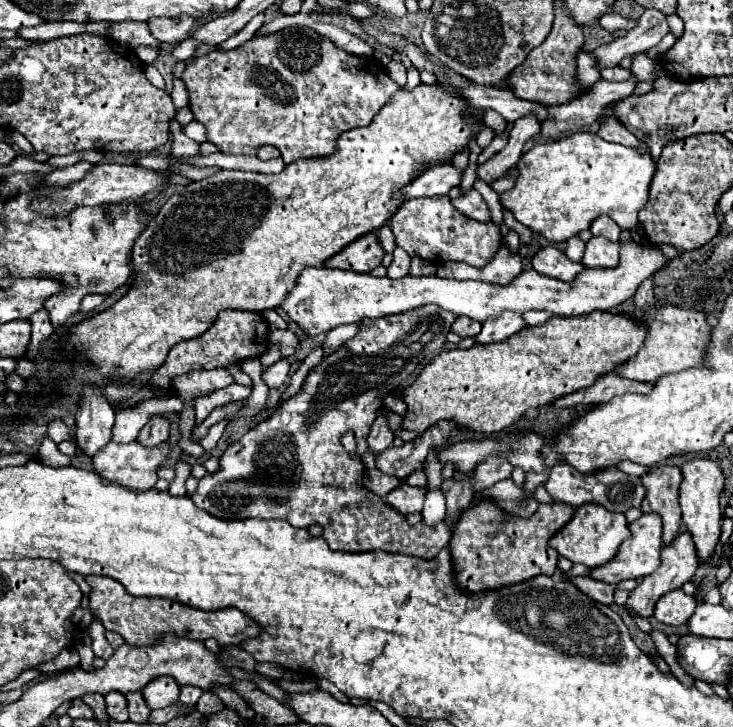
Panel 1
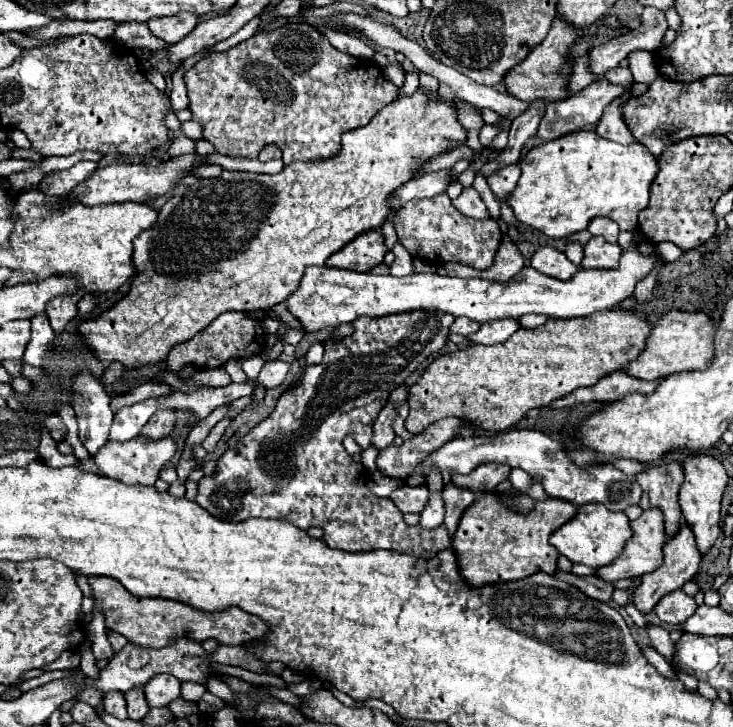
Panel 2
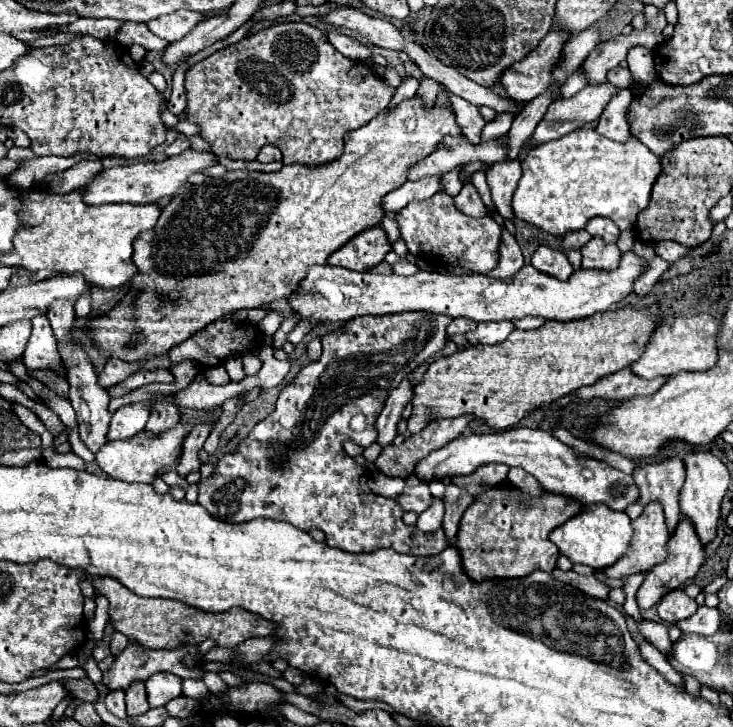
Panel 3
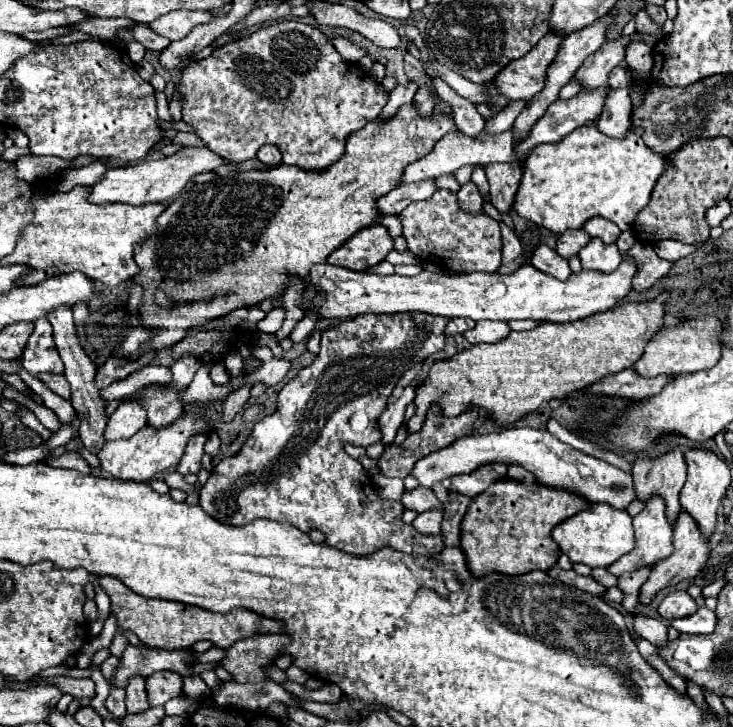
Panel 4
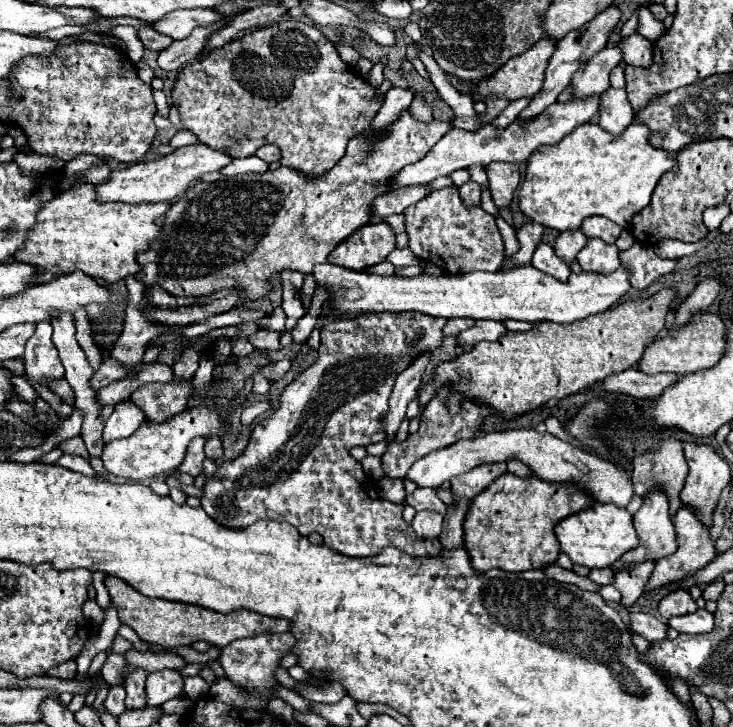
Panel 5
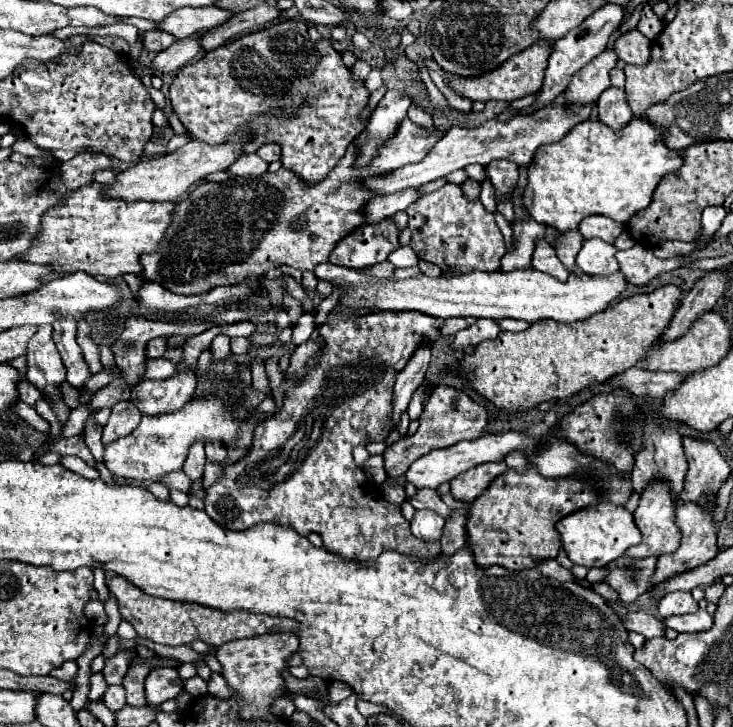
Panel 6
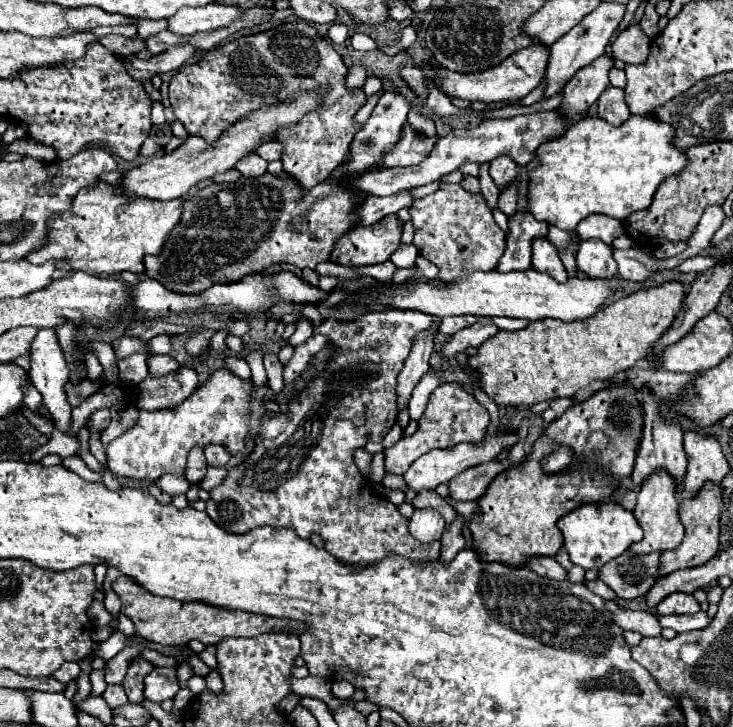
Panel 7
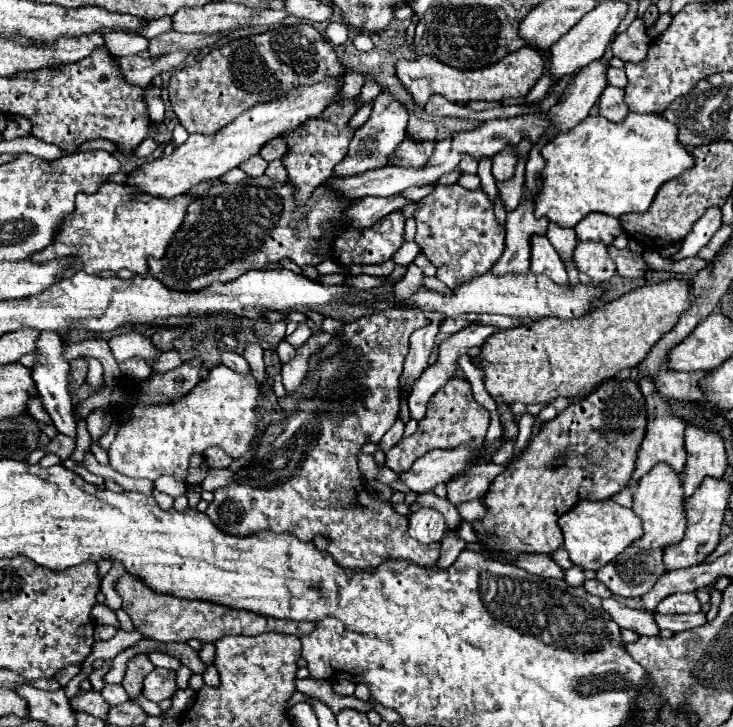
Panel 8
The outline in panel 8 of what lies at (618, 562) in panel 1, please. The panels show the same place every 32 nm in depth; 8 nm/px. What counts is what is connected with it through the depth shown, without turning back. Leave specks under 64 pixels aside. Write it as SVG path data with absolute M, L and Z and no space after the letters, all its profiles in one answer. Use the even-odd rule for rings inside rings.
M658 464L650 474L646 474L642 480L638 480L638 484L632 486L632 492L634 492L632 510L642 520L644 528L644 536L638 542L634 542L634 546L642 550L654 550L678 544L678 540L682 540L686 530L682 478L676 472L672 472L668 464Z

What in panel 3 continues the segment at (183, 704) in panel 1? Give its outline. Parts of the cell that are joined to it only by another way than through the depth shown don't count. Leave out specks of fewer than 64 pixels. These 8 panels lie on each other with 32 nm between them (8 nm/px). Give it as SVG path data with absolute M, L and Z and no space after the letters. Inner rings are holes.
M184 680L184 684L182 684L182 696L200 700L206 694L208 694L208 688L206 688L206 684L202 680Z

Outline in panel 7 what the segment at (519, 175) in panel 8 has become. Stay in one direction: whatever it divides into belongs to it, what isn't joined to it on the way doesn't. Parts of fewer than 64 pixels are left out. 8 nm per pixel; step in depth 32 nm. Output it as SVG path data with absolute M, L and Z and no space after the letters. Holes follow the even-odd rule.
M518 180L508 184L506 190L500 192L500 198L498 198L498 210L502 210L506 216L512 216L516 212L516 196L518 196Z

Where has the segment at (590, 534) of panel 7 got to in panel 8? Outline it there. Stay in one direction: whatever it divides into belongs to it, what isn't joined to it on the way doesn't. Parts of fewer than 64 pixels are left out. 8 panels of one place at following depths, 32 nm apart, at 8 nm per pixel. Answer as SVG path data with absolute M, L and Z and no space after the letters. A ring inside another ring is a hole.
M582 500L570 512L560 516L558 526L564 534L564 548L568 550L570 560L576 566L582 566L584 570L600 570L604 564L608 564L612 558L616 558L634 540L642 536L640 518L630 508L624 508L614 500L602 500L602 502Z

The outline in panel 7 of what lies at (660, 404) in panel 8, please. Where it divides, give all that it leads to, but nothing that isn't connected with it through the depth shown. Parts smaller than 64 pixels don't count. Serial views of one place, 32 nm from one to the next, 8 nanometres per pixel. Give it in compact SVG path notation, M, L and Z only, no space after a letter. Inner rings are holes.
M644 390L642 392L642 398L644 398L644 432L642 432L642 440L640 440L640 450L636 454L636 466L634 466L634 472L632 472L632 482L634 486L642 486L642 482L656 470L664 470L668 472L678 488L682 488L682 476L686 474L686 454L684 454L684 448L682 448L682 430L676 426L676 424L670 424L666 420L662 420L662 414L660 414L660 406L656 404L654 396Z

